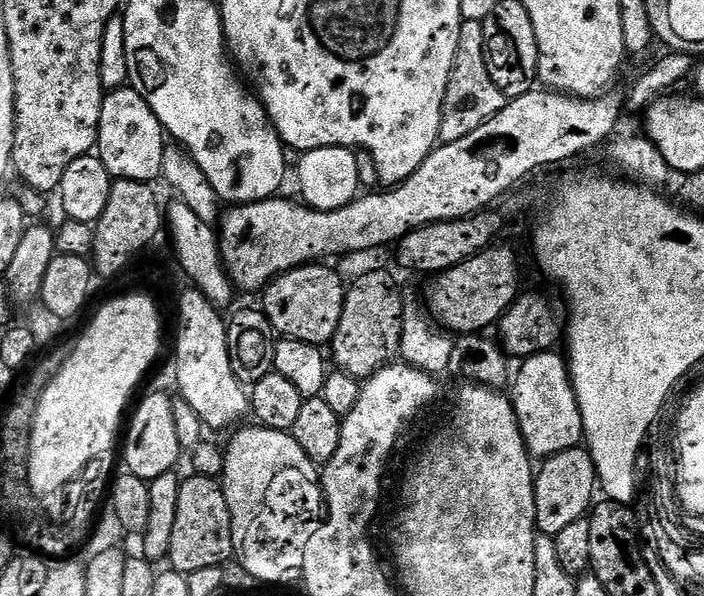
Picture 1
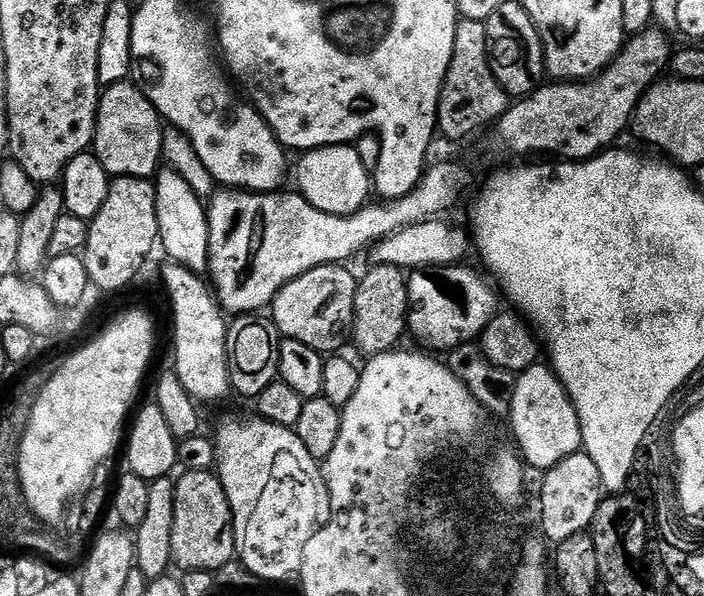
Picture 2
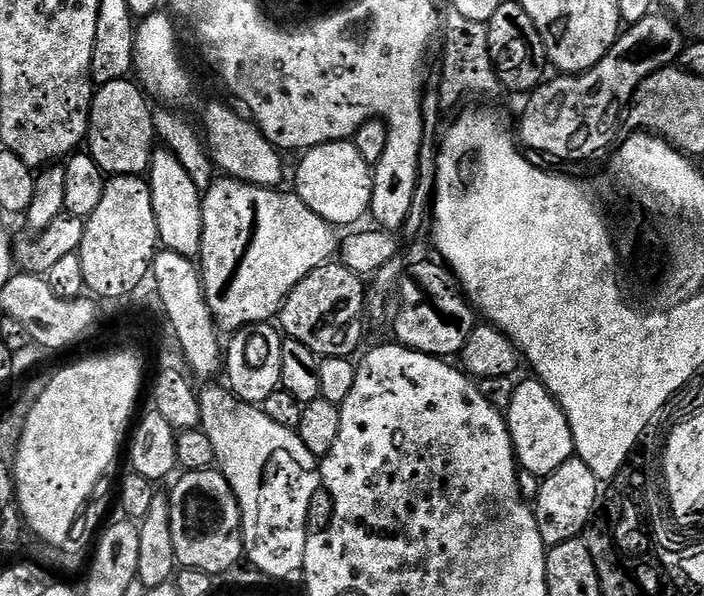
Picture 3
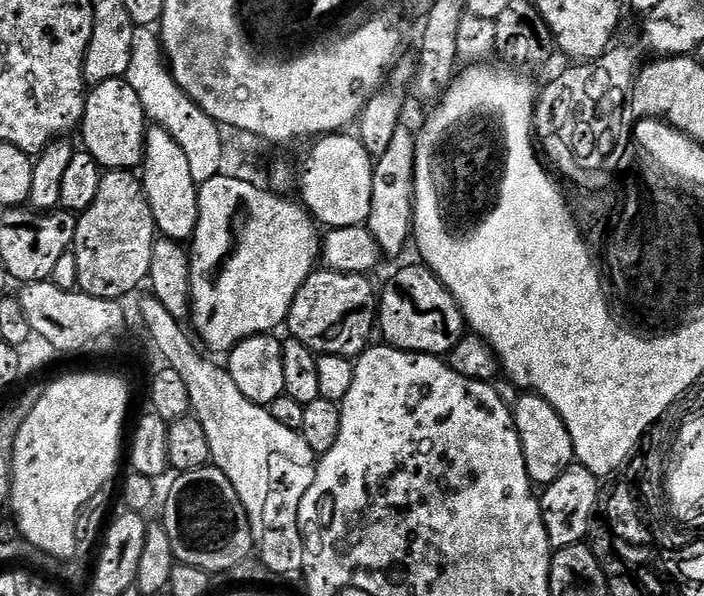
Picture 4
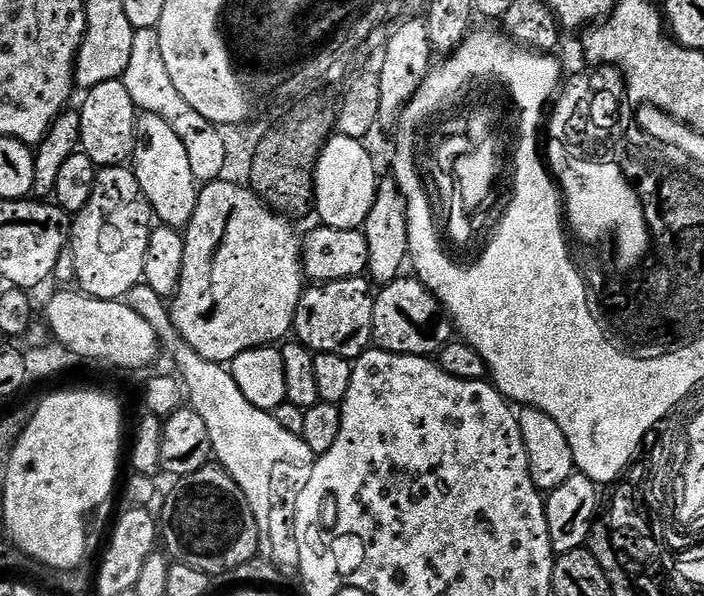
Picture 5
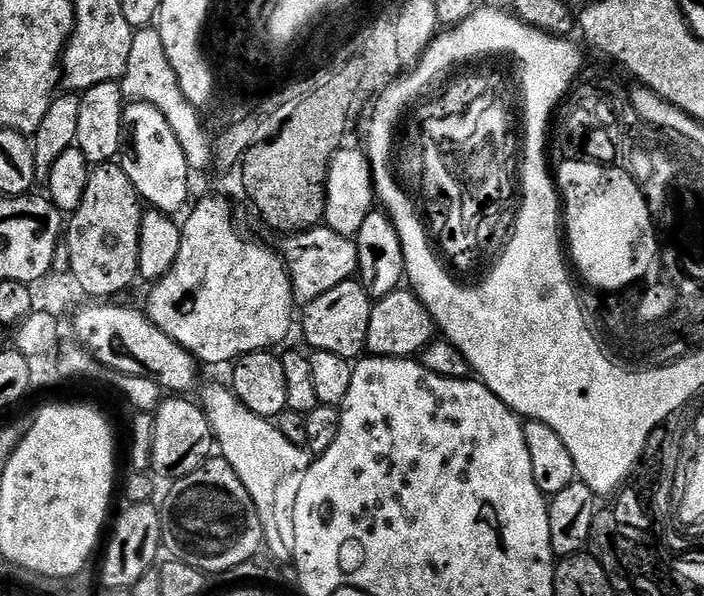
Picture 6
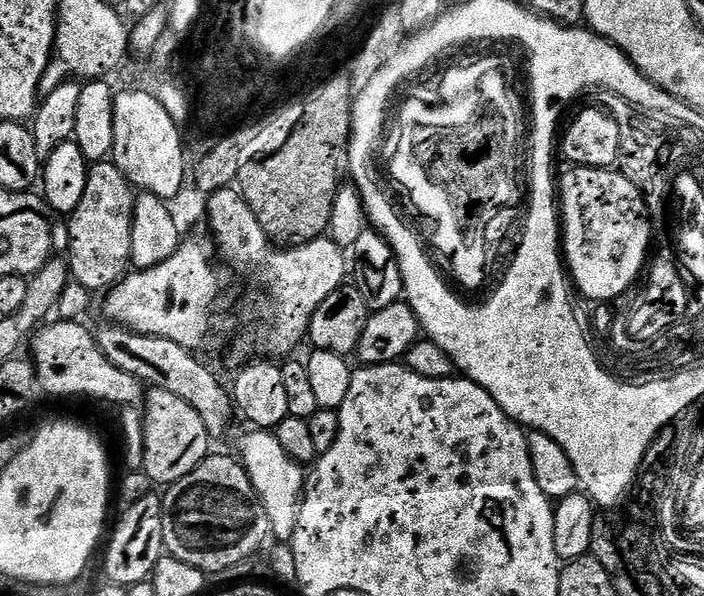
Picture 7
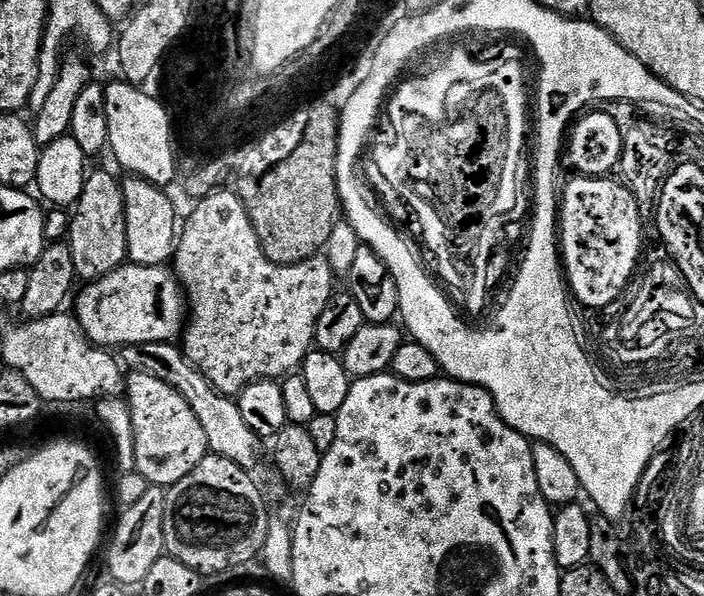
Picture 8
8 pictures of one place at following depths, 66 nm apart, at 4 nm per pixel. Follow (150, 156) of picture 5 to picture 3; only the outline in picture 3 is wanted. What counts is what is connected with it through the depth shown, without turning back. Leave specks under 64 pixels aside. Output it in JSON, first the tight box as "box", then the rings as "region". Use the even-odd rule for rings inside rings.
{"box":[146,150,202,257],"region":[[[156,150],[153,151],[146,179],[152,191],[154,218],[158,222],[161,245],[174,254],[199,257],[202,238],[202,191],[191,180],[186,167],[169,150]]]}

